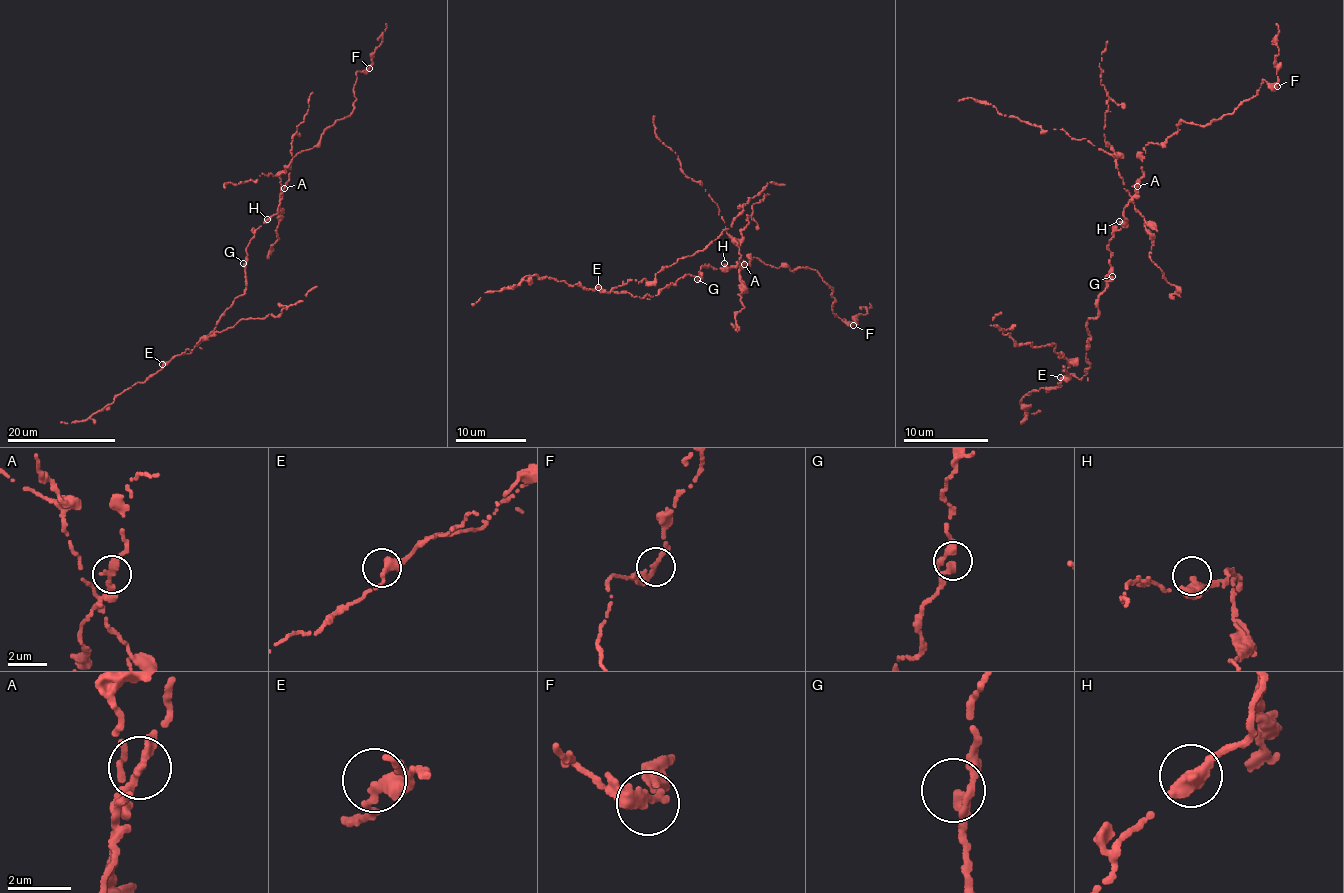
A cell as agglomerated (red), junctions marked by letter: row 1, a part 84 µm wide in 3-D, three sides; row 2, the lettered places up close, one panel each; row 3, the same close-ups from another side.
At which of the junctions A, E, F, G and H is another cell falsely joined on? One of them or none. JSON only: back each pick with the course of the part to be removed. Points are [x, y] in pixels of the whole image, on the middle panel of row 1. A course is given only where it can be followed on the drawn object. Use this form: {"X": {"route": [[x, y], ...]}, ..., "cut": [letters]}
{"A": {"route": [[744, 265], [740, 263], [738, 242], [725, 230], [717, 204], [684, 174], [678, 156], [657, 137], [655, 116]]}, "cut": ["A"]}

